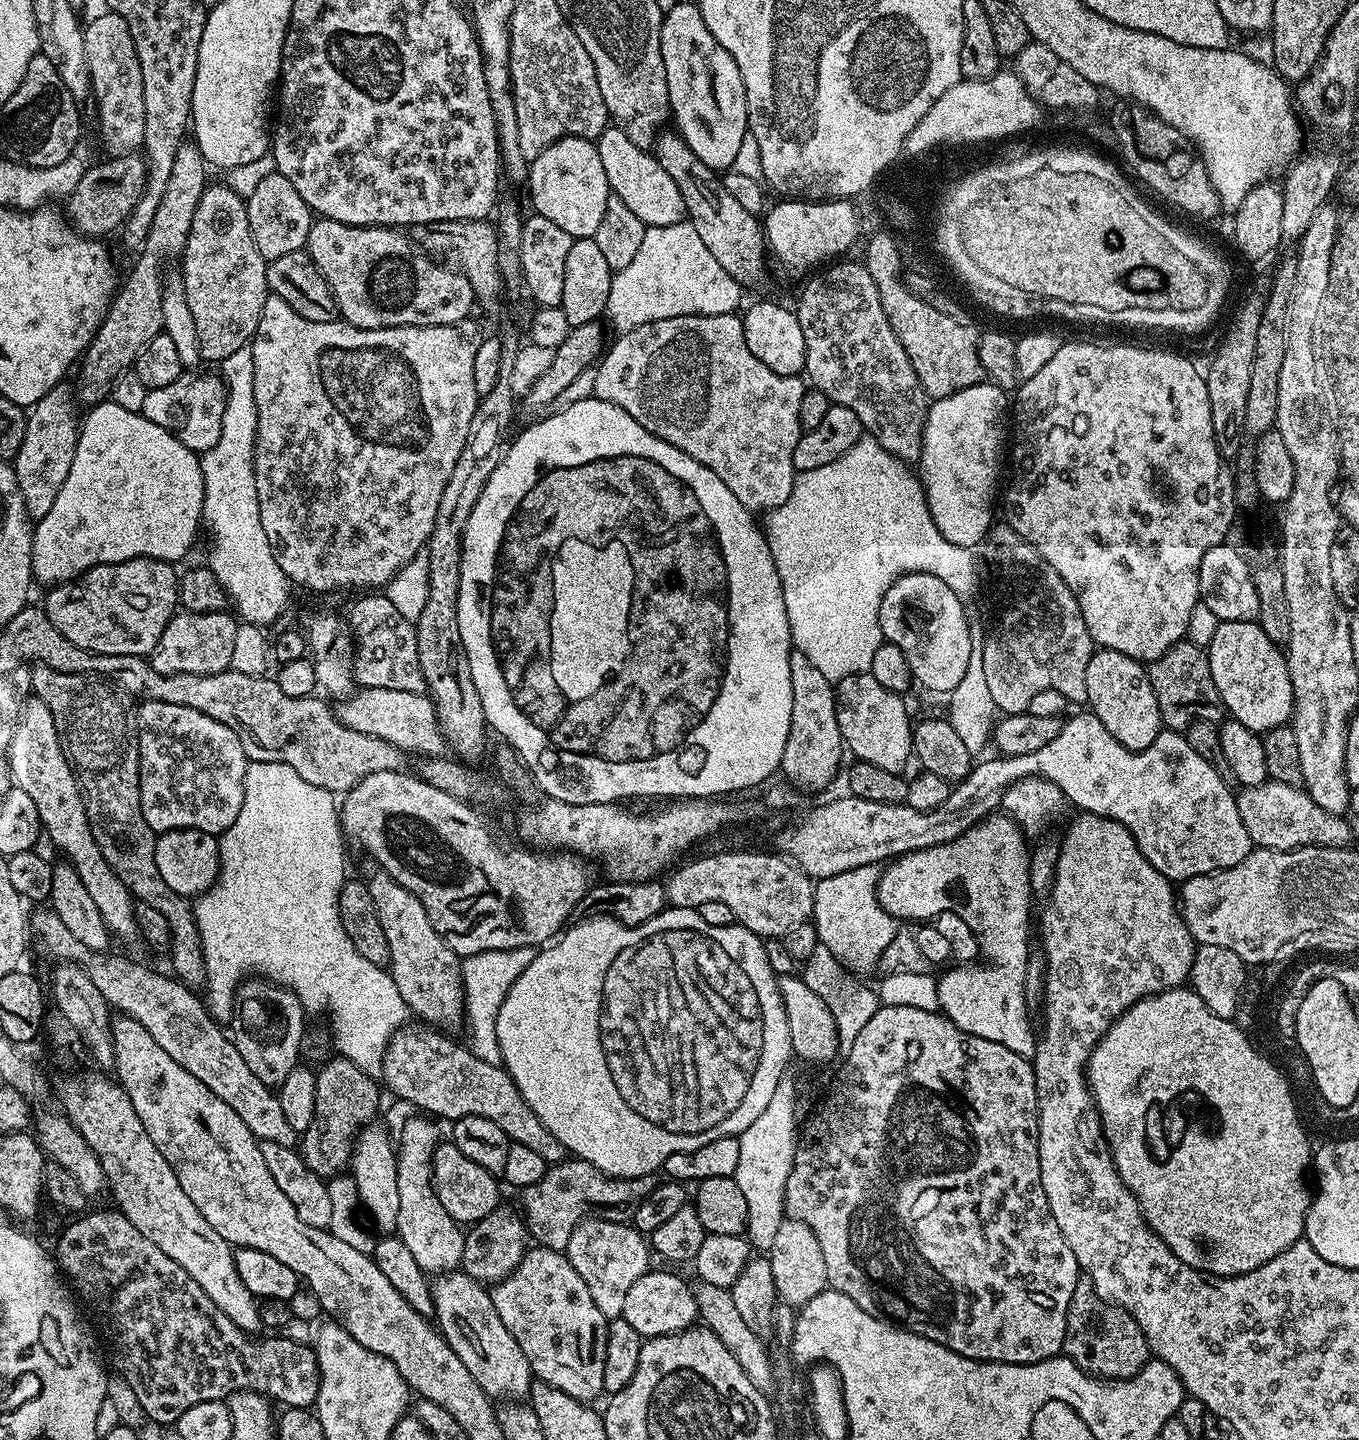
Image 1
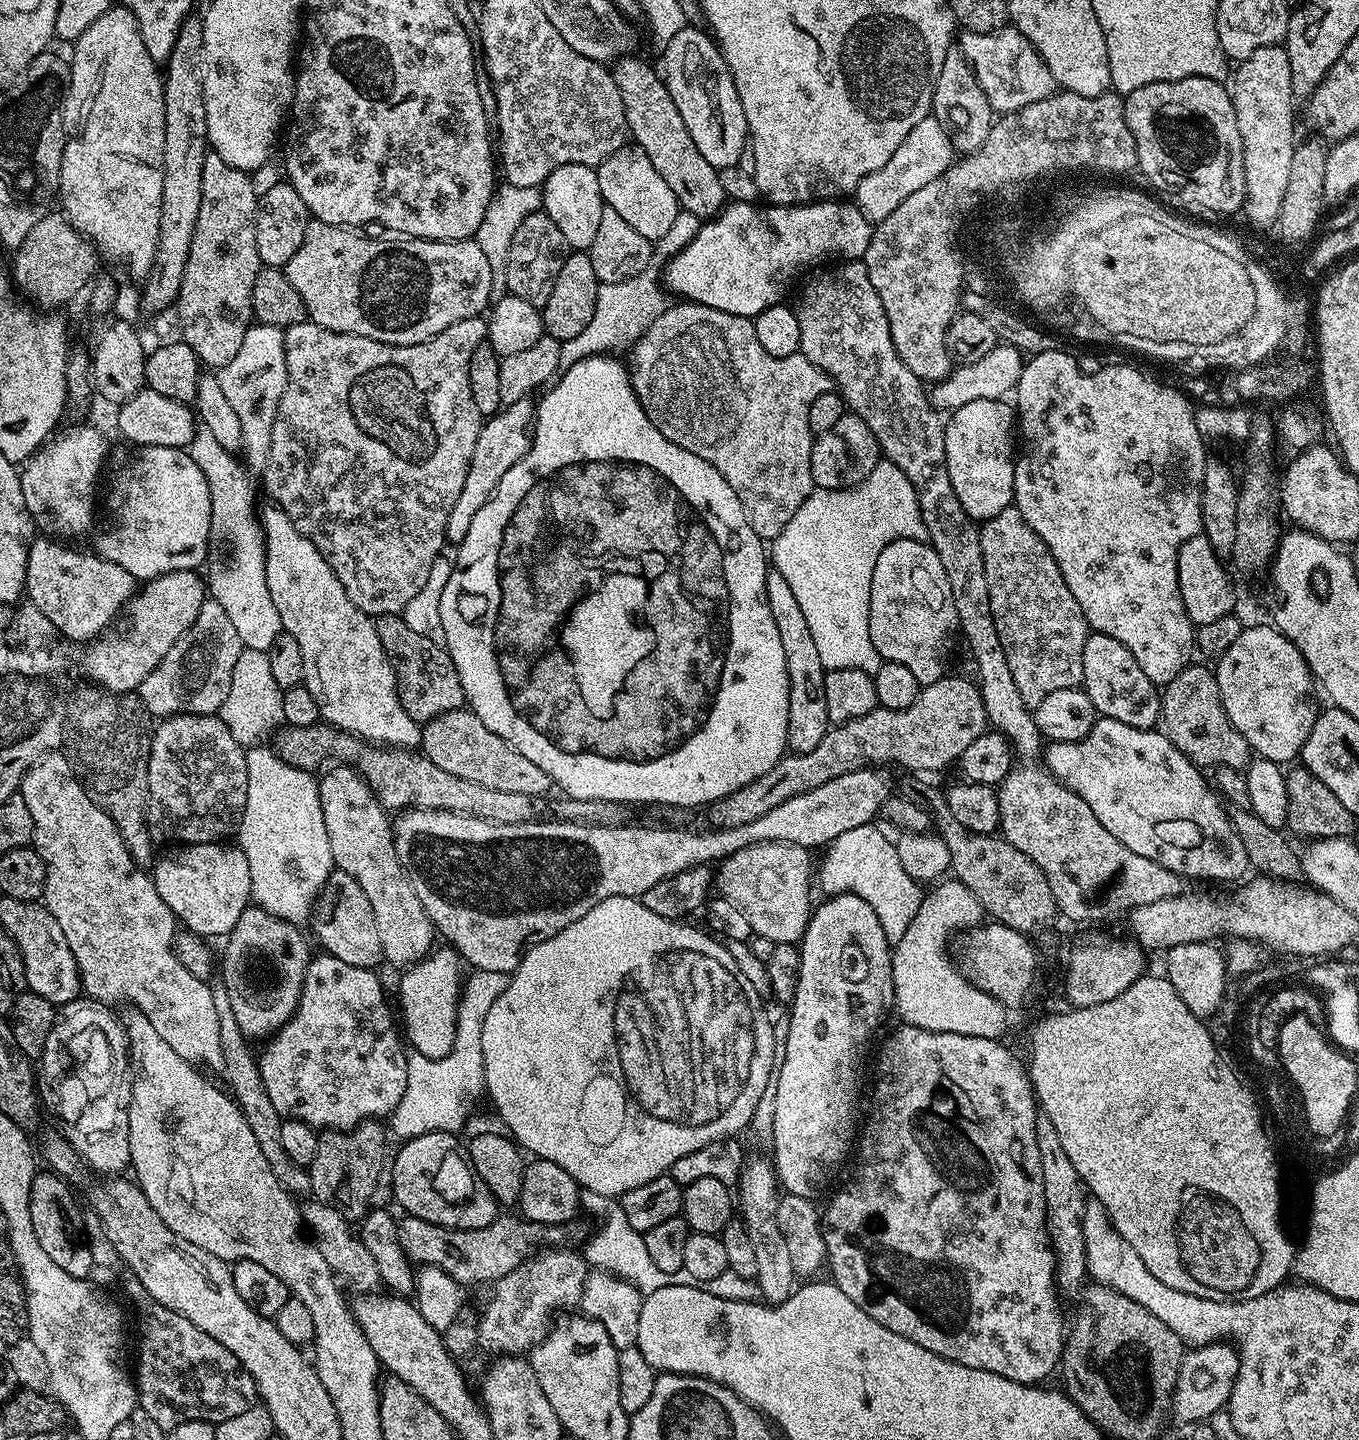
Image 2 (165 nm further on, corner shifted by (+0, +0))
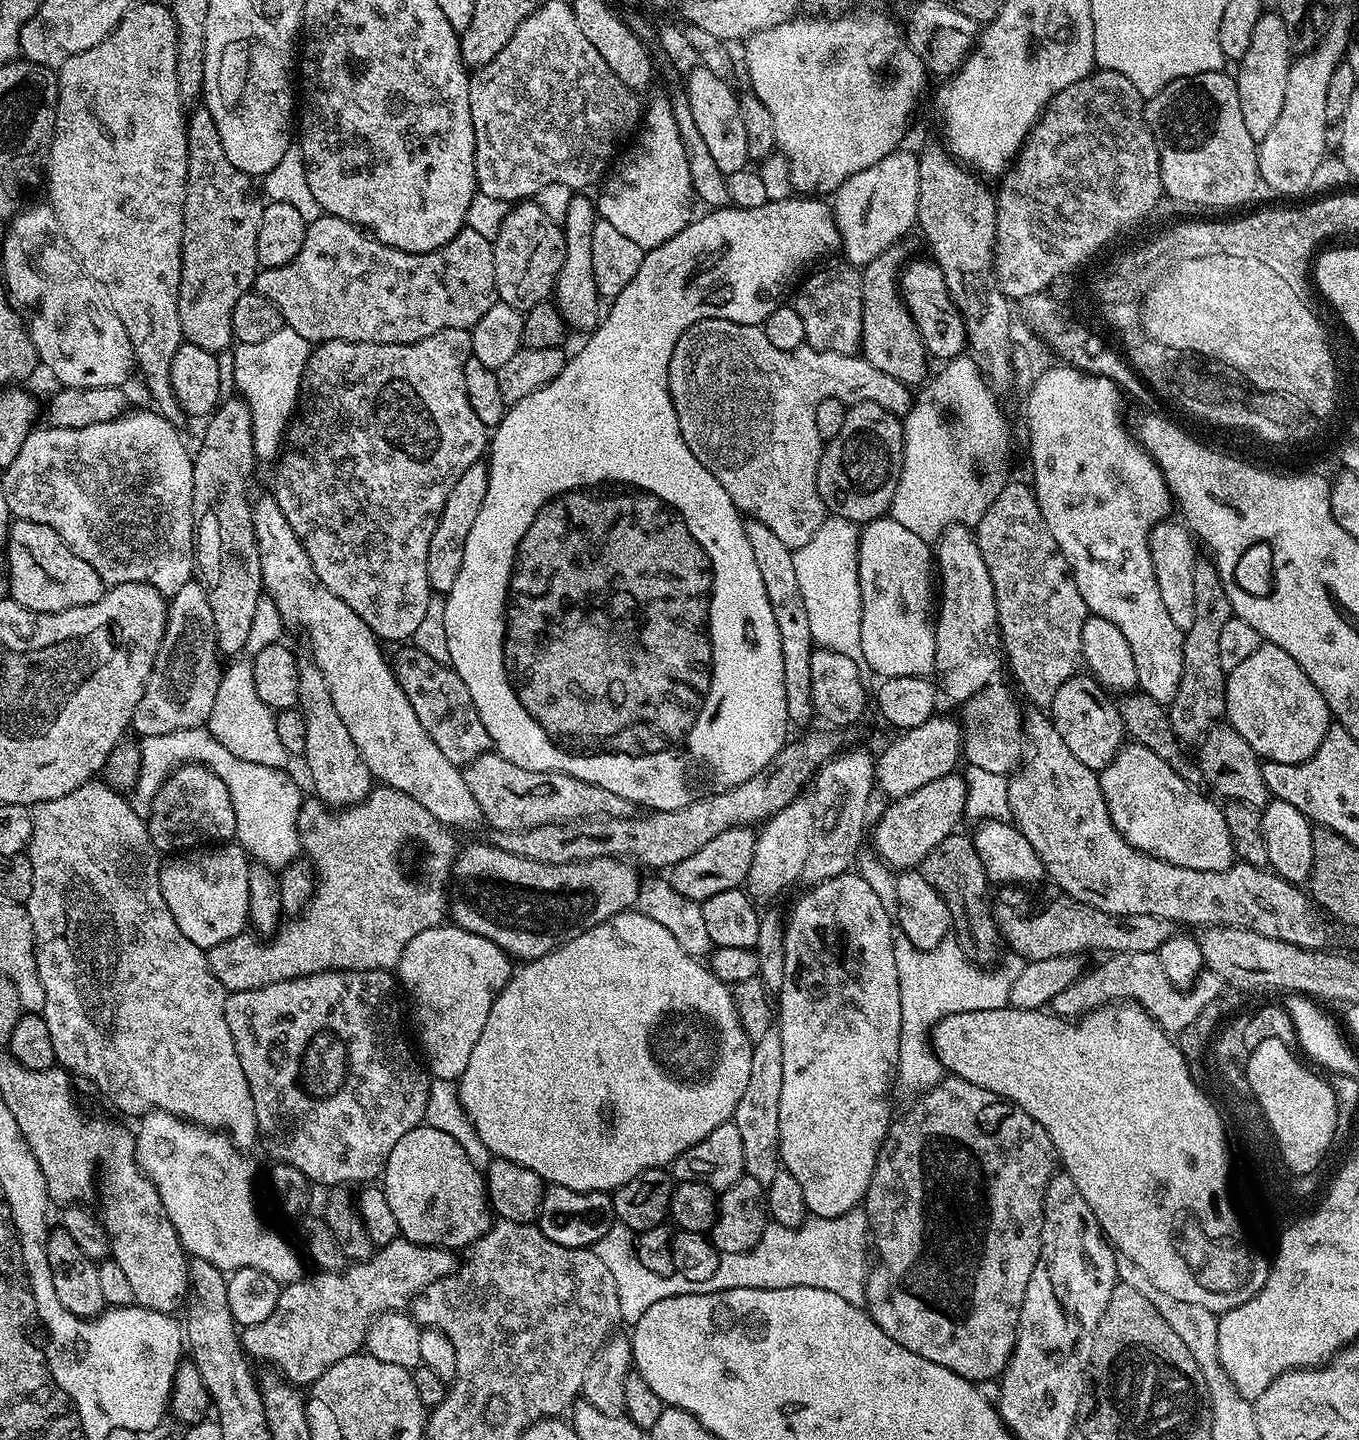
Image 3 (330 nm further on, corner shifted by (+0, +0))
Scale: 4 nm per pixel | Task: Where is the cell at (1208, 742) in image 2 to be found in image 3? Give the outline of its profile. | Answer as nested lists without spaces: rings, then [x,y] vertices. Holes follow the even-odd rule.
[[[1217,722],[1204,733],[1198,747],[1198,763],[1200,773],[1204,775],[1204,784],[1212,787],[1217,797],[1224,796],[1225,801],[1237,800],[1249,804],[1251,808],[1263,809],[1270,799],[1270,793],[1262,778],[1262,761],[1250,742],[1238,734],[1238,730],[1234,730],[1227,722]]]

